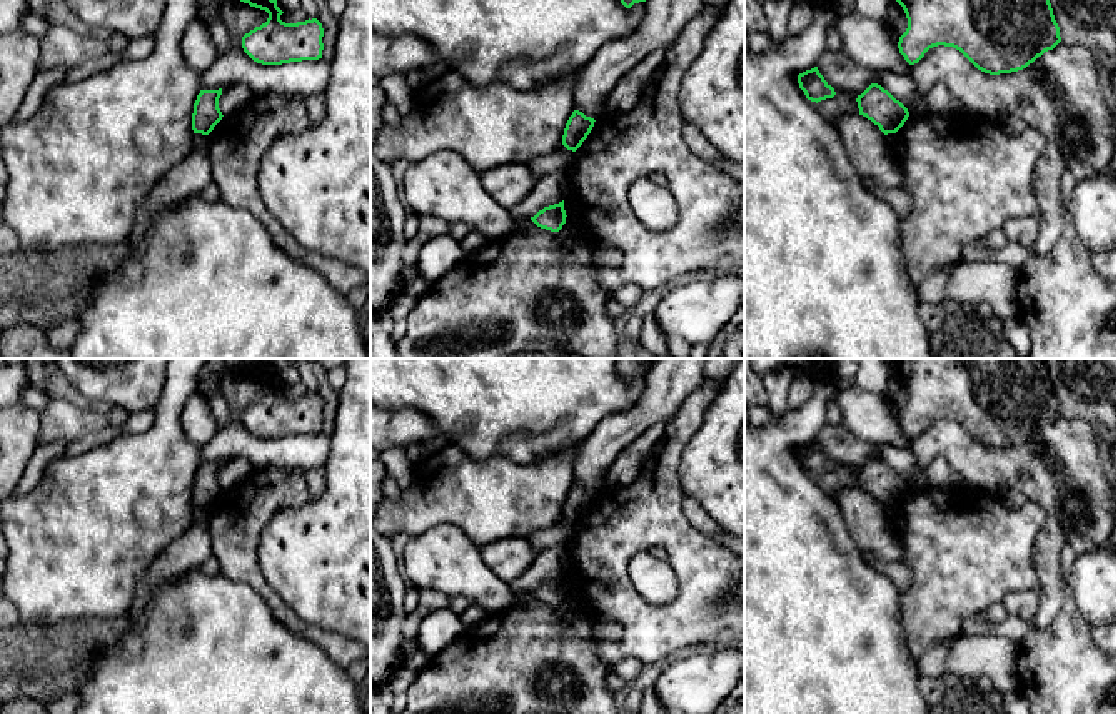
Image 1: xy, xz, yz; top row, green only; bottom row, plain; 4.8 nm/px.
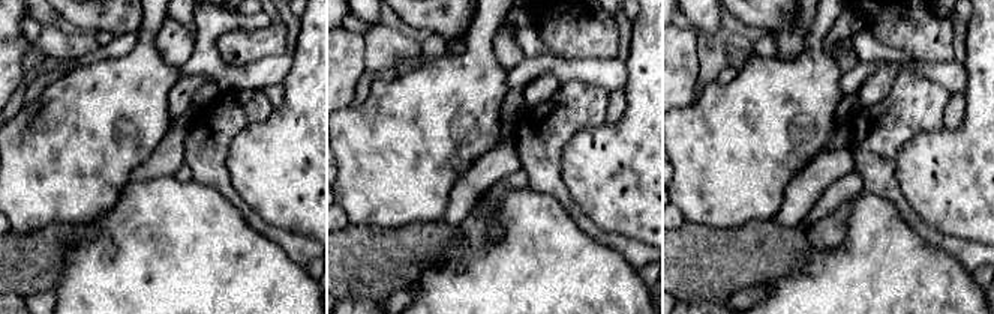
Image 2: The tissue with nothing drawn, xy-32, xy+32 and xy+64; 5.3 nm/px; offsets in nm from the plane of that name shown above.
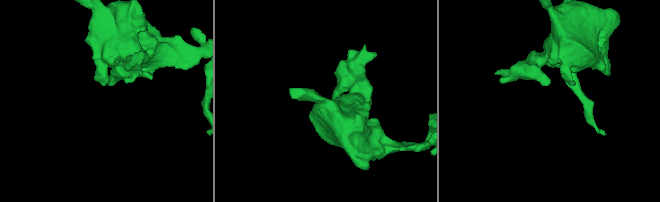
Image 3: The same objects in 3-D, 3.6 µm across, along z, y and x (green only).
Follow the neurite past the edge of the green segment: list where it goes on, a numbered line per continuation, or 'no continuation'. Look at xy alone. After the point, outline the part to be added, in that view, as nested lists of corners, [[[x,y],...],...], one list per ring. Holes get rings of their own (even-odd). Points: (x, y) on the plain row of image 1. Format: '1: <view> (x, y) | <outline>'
no continuation

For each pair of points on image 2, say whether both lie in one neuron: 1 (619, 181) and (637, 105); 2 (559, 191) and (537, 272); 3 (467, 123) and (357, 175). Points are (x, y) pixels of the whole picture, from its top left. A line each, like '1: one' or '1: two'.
1: one
2: two
3: one

